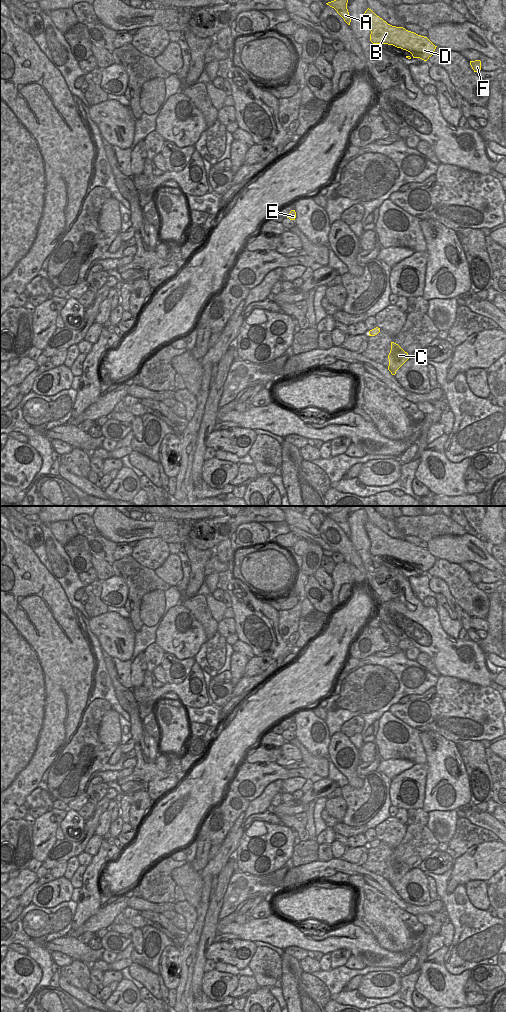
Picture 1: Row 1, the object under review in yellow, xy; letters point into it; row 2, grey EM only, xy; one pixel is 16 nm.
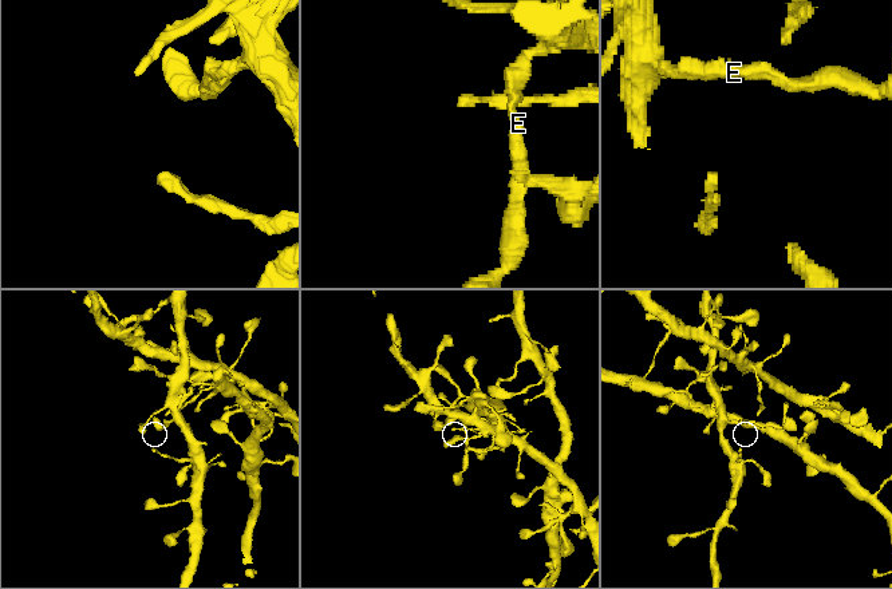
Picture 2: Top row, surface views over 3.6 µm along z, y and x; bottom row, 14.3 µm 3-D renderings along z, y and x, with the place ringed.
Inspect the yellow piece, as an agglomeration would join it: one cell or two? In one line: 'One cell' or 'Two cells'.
One cell

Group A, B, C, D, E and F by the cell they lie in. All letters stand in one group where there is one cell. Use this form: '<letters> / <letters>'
A B C D E F

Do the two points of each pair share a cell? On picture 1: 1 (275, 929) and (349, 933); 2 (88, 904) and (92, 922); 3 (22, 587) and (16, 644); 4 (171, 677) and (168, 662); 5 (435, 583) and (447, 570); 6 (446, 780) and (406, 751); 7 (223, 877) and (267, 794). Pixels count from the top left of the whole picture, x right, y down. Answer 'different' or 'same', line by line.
1: same
2: different
3: same
4: same
5: different
6: different
7: different

